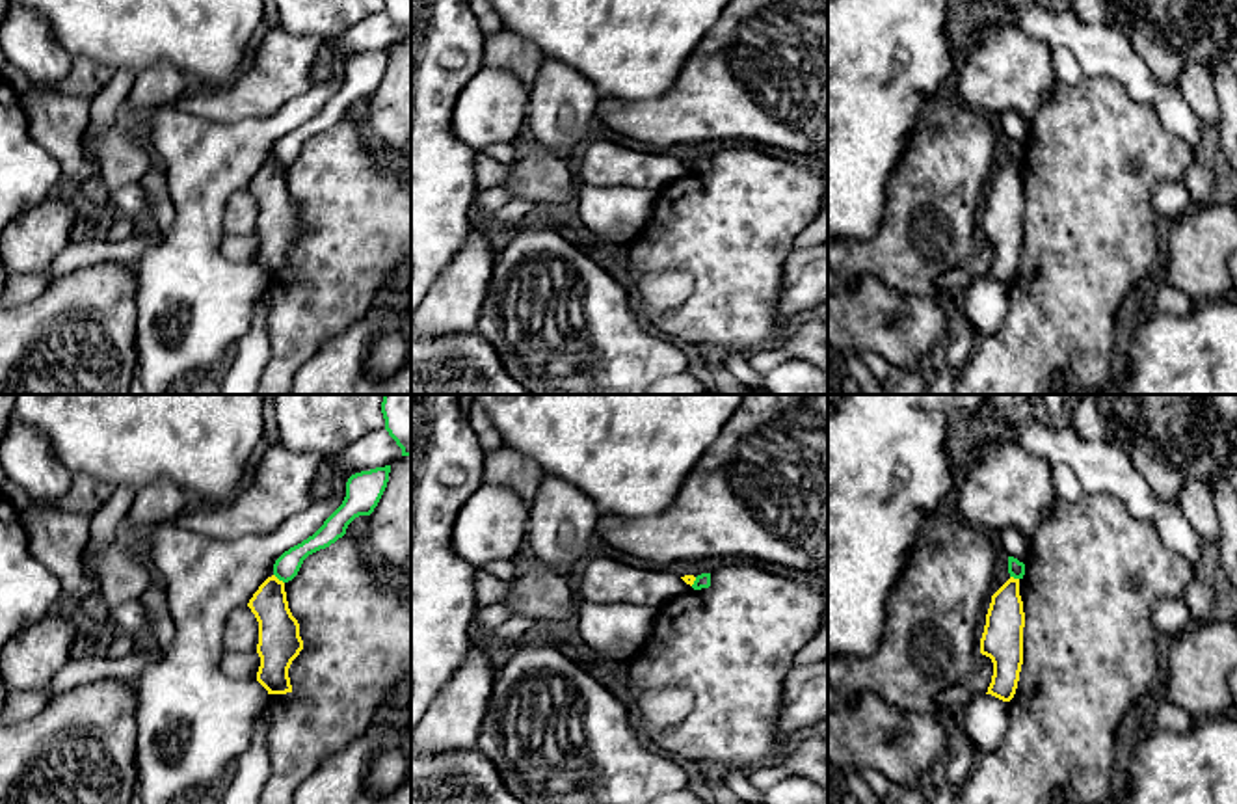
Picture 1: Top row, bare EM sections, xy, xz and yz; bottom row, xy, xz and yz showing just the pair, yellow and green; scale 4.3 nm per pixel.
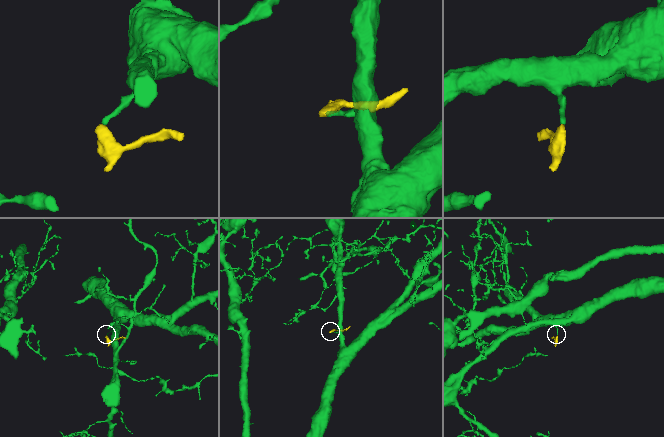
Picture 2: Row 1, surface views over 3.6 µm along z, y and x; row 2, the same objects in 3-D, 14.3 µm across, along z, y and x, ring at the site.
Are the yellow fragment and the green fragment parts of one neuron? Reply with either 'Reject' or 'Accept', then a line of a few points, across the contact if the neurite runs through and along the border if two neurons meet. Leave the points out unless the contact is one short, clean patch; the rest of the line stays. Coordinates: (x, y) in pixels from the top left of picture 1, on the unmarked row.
Reject. Line: xy (274, 157), (283, 166)

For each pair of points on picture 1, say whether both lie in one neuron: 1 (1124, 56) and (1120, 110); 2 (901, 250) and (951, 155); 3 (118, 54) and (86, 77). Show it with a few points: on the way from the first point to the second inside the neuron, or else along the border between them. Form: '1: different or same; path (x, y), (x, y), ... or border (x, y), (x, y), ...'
1: different; border (1085, 75), (1113, 77), (1157, 112)
2: same; path (919, 226), (919, 205), (932, 192), (938, 179)
3: different; border (73, 56), (88, 56), (114, 71)

